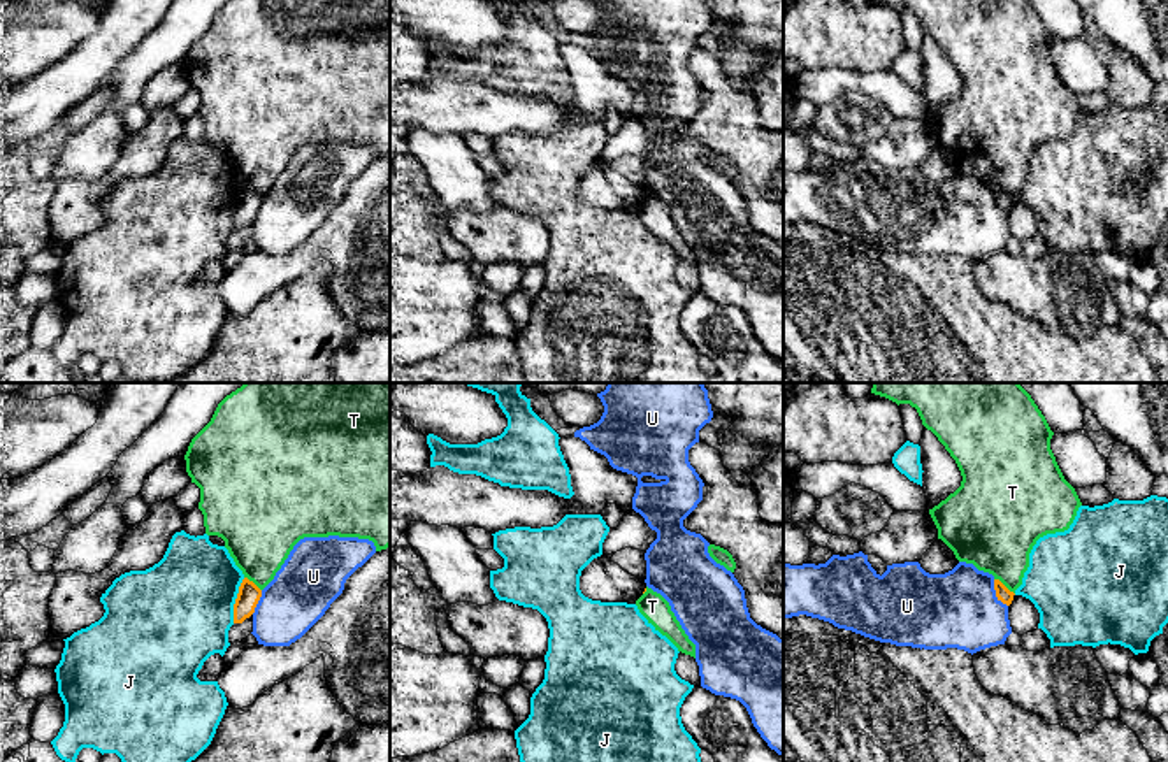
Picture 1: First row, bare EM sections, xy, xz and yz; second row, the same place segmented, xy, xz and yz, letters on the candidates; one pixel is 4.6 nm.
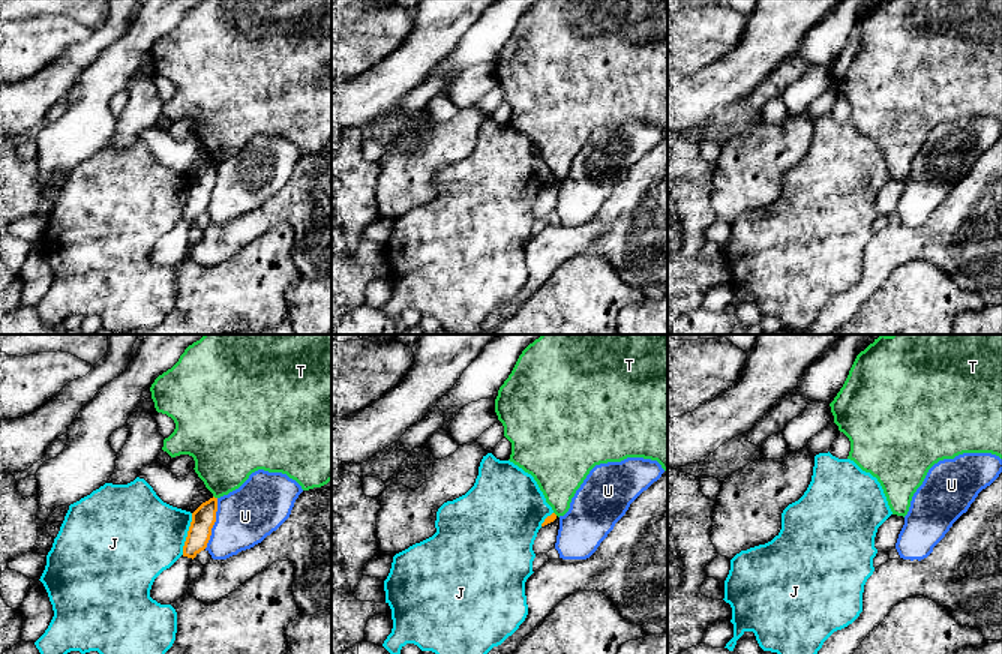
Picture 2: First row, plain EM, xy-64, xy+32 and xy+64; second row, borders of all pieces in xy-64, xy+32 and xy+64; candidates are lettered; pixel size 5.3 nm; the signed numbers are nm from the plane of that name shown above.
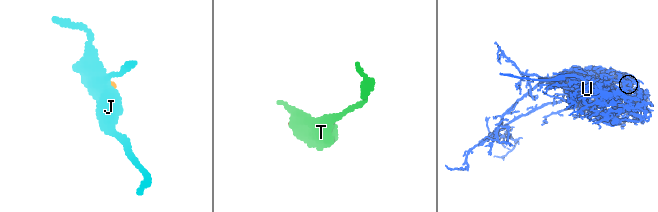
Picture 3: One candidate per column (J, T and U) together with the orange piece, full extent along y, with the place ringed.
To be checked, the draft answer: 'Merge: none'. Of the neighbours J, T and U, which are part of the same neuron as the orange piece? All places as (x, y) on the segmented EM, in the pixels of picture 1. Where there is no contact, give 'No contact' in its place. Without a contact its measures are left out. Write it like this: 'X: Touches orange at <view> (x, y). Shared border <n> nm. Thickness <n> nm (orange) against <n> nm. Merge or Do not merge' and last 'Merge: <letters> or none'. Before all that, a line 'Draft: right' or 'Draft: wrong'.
Draft: right
J: Touches orange at xy (236, 601). Shared border 220 nm. Thickness 100 nm (orange) against 460 nm. Do not merge
T: Touches orange at yz (1003, 585). Shared border 120 nm. Thickness 70 nm (orange) against 360 nm. Do not merge
U: Touches orange at yz (996, 594). Shared border 140 nm. Thickness 70 nm (orange) against 360 nm. Do not merge
Merge: none

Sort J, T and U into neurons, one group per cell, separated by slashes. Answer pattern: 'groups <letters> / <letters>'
groups J / T / U

